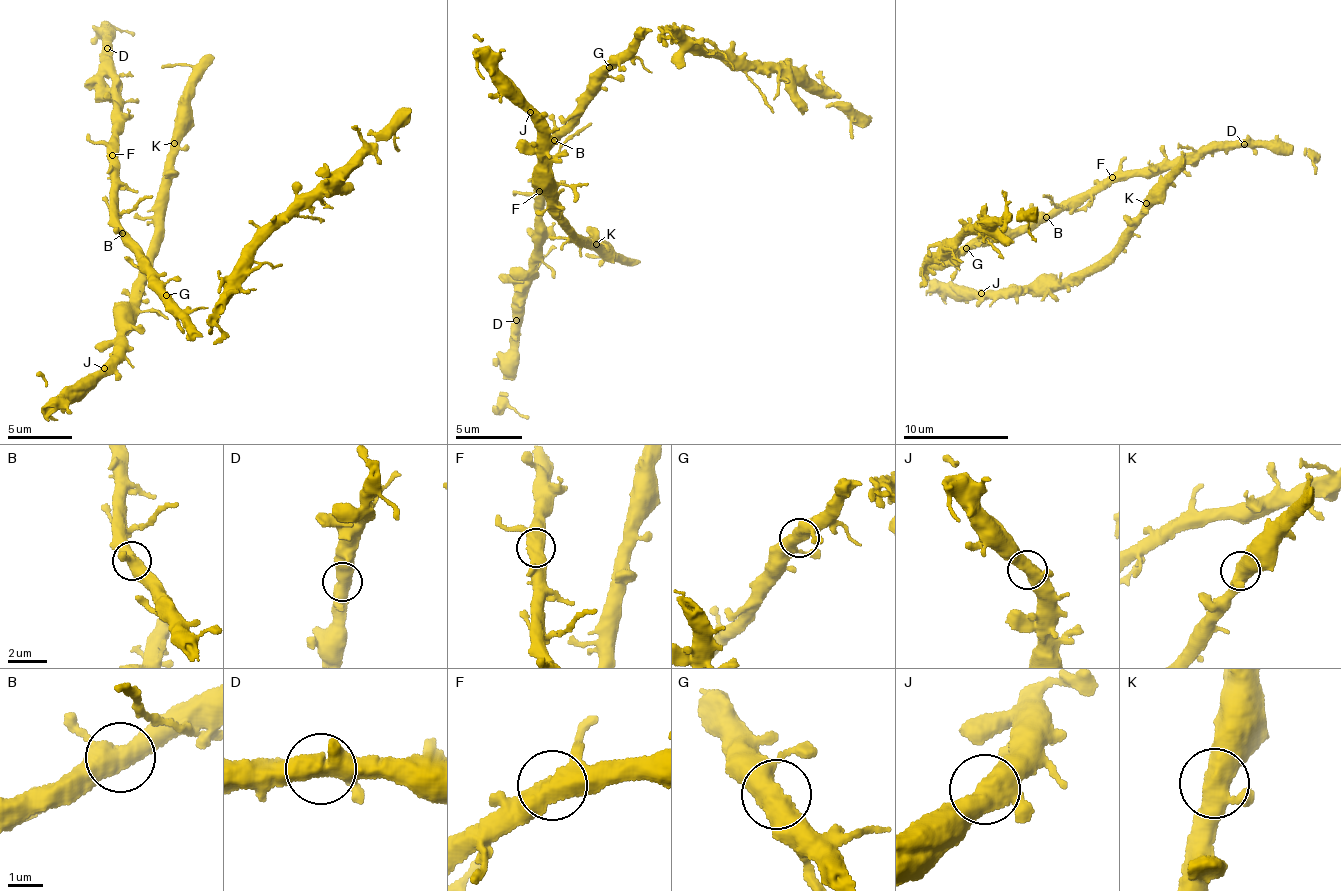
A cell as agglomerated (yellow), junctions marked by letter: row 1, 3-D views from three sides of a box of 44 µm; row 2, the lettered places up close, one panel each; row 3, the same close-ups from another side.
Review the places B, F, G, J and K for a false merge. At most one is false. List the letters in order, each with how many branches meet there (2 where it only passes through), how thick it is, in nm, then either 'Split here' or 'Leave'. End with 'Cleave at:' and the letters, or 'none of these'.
B: Branches: 3. Thickness 460 nm. Leave
F: Branches: 3. Thickness 500 nm. Leave
G: Branches: 2. Thickness 550 nm. Leave
J: Branches: 3. Thickness 480 nm. Leave
K: Branches: 3. Thickness 440 nm. Leave
Cleave at: none of these

